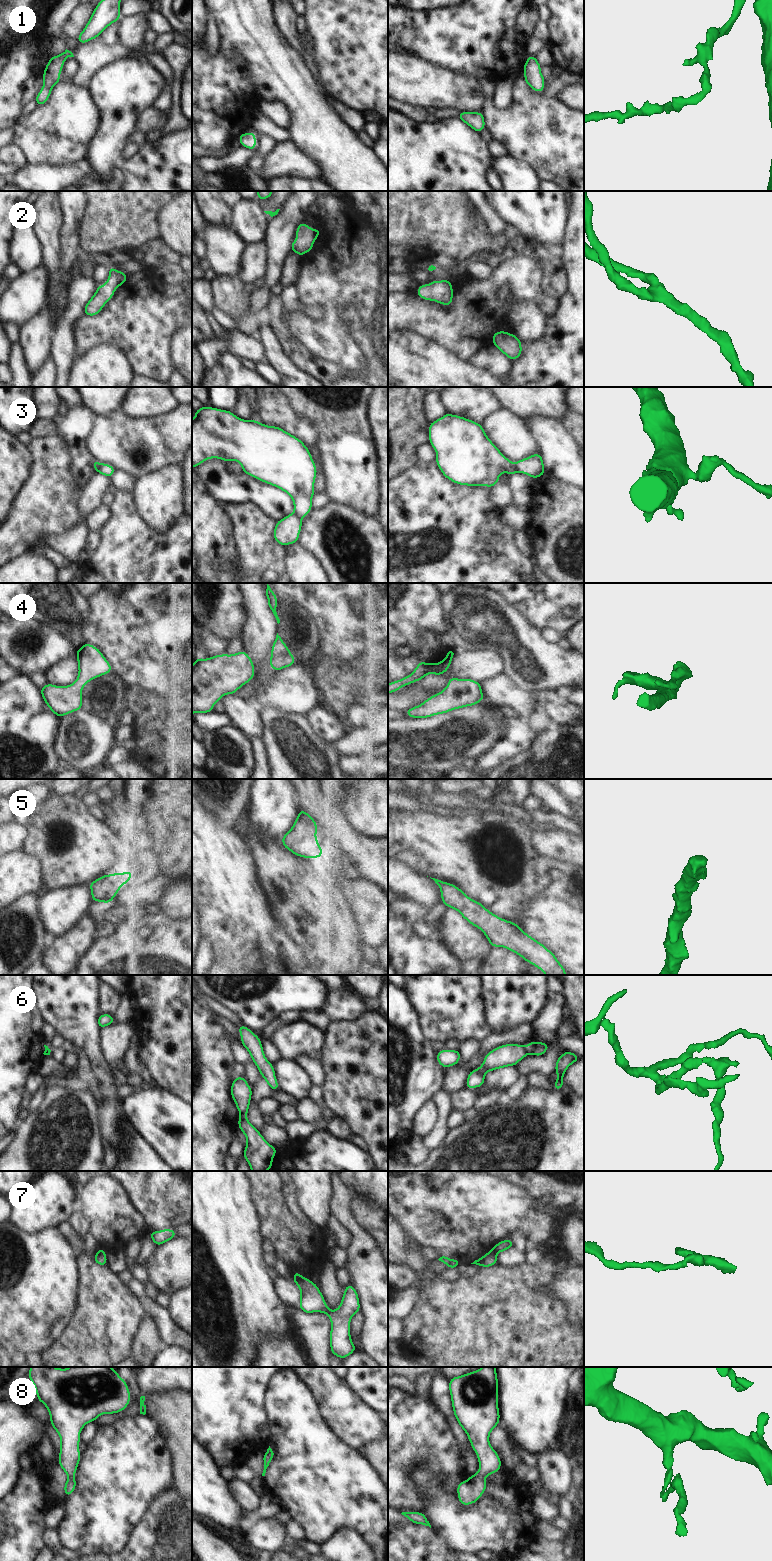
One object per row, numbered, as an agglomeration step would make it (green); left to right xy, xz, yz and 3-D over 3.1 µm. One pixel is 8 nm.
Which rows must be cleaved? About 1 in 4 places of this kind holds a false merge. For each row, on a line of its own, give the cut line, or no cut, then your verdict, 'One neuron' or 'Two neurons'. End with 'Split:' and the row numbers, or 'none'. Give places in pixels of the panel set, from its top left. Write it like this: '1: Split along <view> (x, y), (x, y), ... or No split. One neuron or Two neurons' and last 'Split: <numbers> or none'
1: No split. One neuron
2: No split. One neuron
3: Split along yz (514, 464), (518, 471). Two neurons
4: No split. One neuron
5: No split. One neuron
6: Split along yz (525, 1046), (525, 1050), (528, 1053). Two neurons
7: Split along yz (491, 1250), (495, 1253). Two neurons
8: No split. One neuron
Split: 3, 6, 7

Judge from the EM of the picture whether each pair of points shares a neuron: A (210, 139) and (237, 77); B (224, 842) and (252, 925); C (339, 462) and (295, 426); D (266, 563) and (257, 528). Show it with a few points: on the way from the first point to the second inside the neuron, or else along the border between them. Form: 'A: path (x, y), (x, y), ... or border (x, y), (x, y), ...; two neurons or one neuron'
A: path (210, 124), (210, 108), (222, 92); one neuron
B: path (224, 863), (224, 874), (239, 895), (242, 904); one neuron
C: border (309, 421), (317, 432), (316, 446); two neurons
D: path (259, 554), (257, 551), (257, 537); one neuron

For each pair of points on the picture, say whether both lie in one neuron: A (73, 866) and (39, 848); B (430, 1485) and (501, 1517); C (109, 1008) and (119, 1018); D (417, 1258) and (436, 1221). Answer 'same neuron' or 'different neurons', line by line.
A: same neuron
B: same neuron
C: different neurons
D: different neurons

